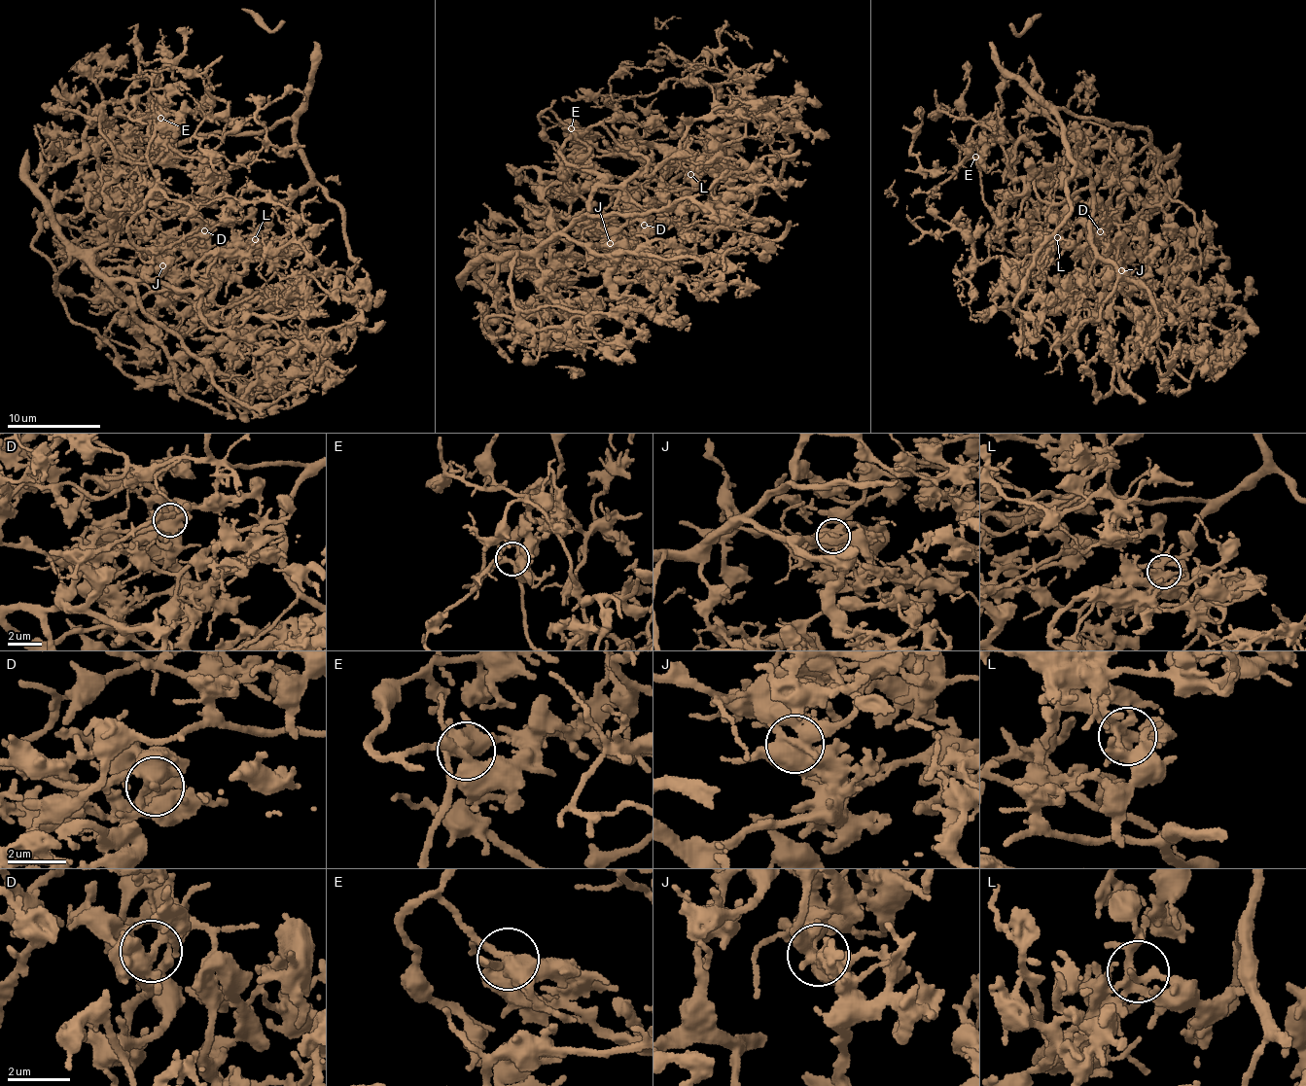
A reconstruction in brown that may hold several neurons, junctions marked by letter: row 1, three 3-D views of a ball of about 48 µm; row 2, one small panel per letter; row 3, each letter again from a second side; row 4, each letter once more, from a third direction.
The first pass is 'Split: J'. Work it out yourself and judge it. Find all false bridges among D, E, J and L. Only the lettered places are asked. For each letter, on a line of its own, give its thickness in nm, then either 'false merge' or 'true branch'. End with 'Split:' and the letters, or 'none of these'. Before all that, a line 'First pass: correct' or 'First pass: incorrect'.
First pass: correct
D: 420 nm | true branch
E: 320 nm | true branch
J: 550 nm | false merge
L: 280 nm | true branch
Split: J

